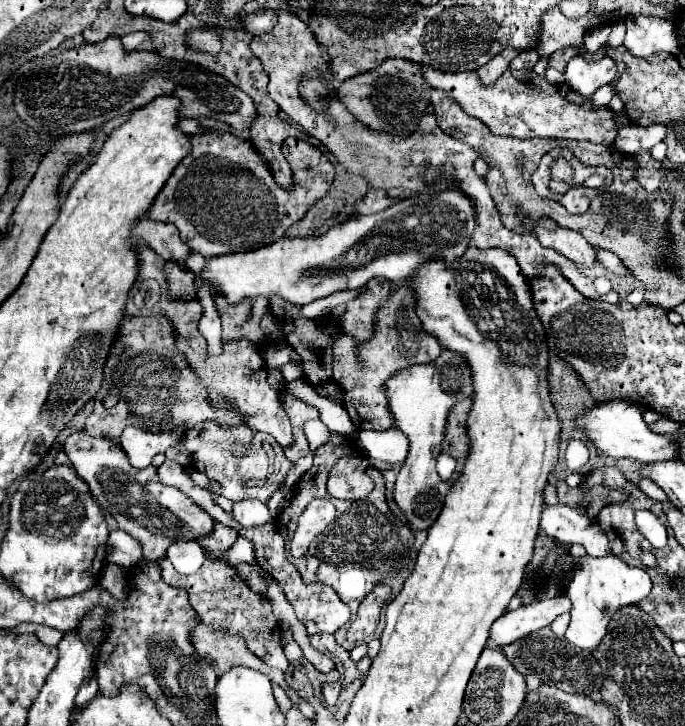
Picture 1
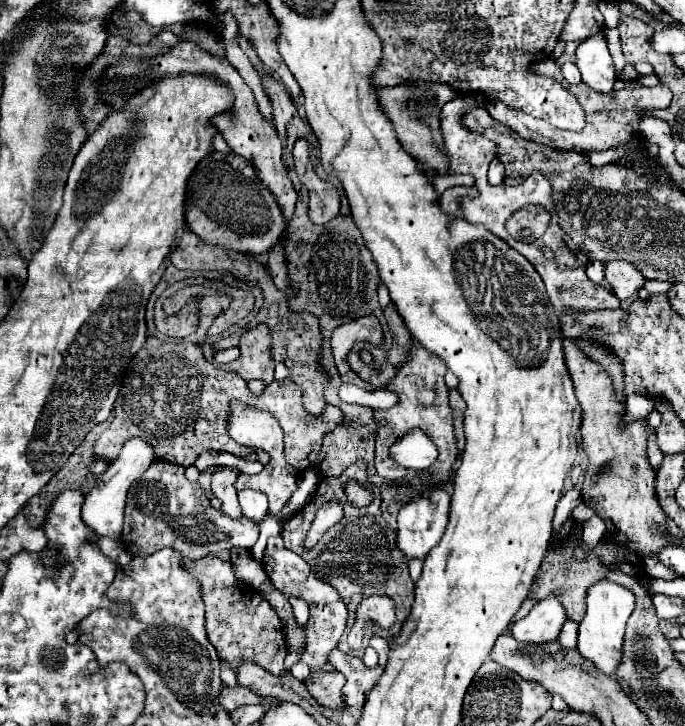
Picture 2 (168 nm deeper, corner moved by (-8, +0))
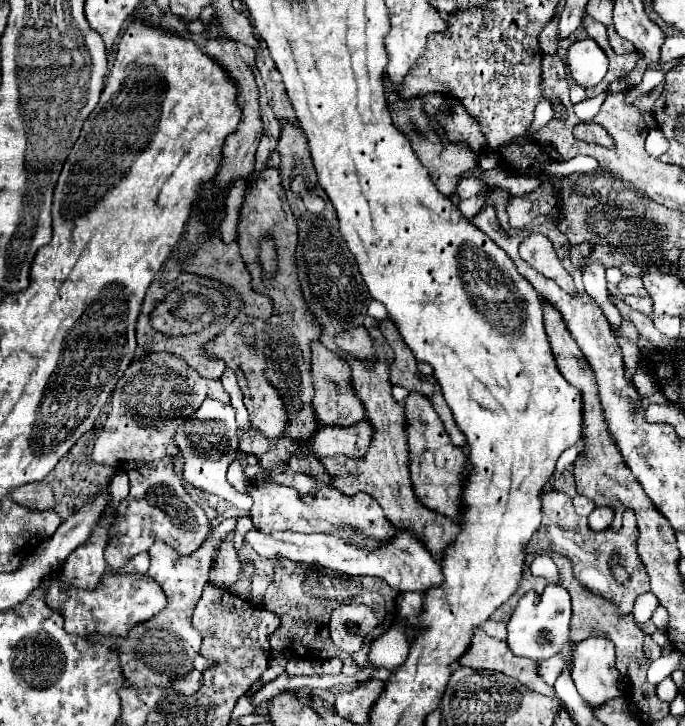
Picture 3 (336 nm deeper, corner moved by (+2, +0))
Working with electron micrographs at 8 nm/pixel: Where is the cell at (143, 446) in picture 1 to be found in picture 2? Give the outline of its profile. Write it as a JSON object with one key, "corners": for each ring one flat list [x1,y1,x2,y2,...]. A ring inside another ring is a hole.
{"corners":[[141,438,127,440,127,444,123,446,119,458,109,464,107,472,97,478,95,486,85,496,83,512,81,512,83,524,87,524,99,536,109,536,113,540,119,540,121,538,121,528,123,528,123,512,125,512,127,490,131,488,131,484,135,480,139,480,139,476,151,466,151,462,155,462,155,454,153,454,153,446,151,444,143,444]]}

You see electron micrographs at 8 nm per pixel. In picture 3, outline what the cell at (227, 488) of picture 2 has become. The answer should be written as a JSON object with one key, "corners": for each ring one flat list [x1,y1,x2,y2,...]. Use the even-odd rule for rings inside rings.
{"corners":[[229,532,227,538,223,540,223,544,219,546,217,560,215,560,213,570,209,574,209,578,215,584,221,584,223,588,231,588,237,582,239,568,241,568,241,562,237,558,235,548,233,548,233,536,235,536,235,532]]}

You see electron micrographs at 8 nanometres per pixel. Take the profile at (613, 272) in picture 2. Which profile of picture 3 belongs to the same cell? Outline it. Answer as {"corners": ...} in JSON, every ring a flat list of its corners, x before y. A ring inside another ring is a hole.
{"corners":[[623,276,621,282,617,284,617,290,627,296,627,294,633,294,633,296,647,296,645,292,645,286,643,286,643,280,639,276]]}

